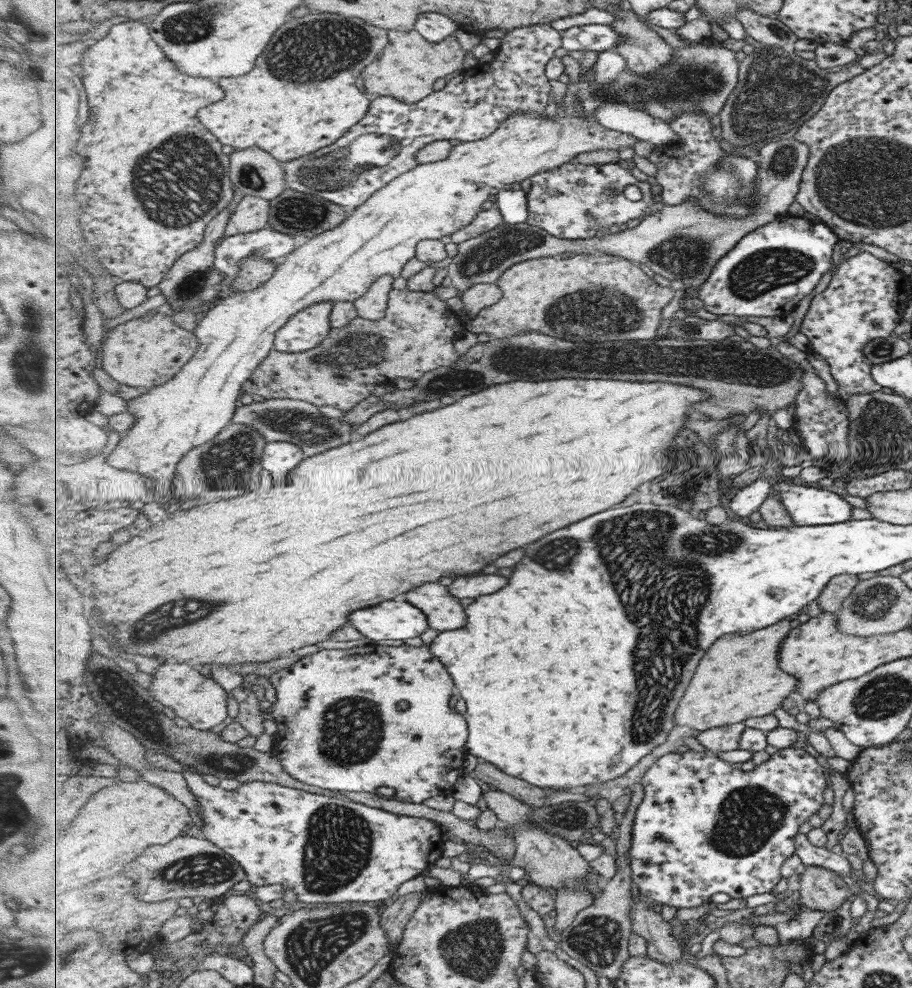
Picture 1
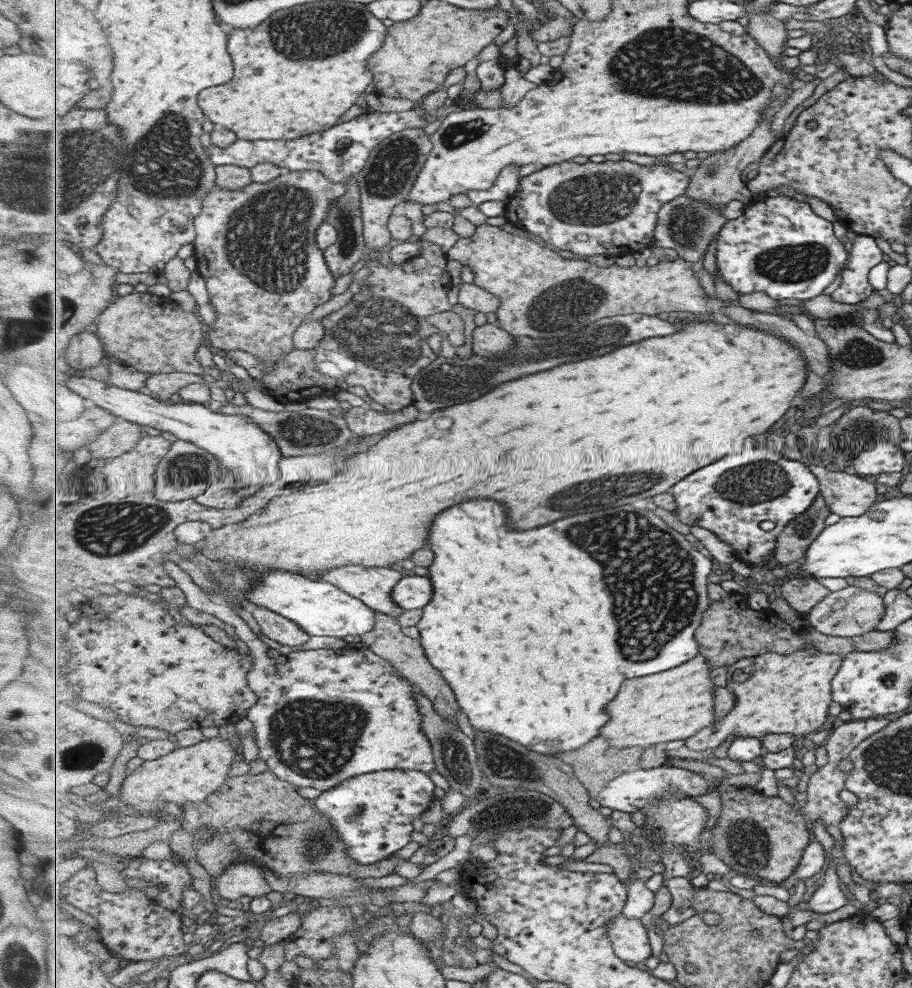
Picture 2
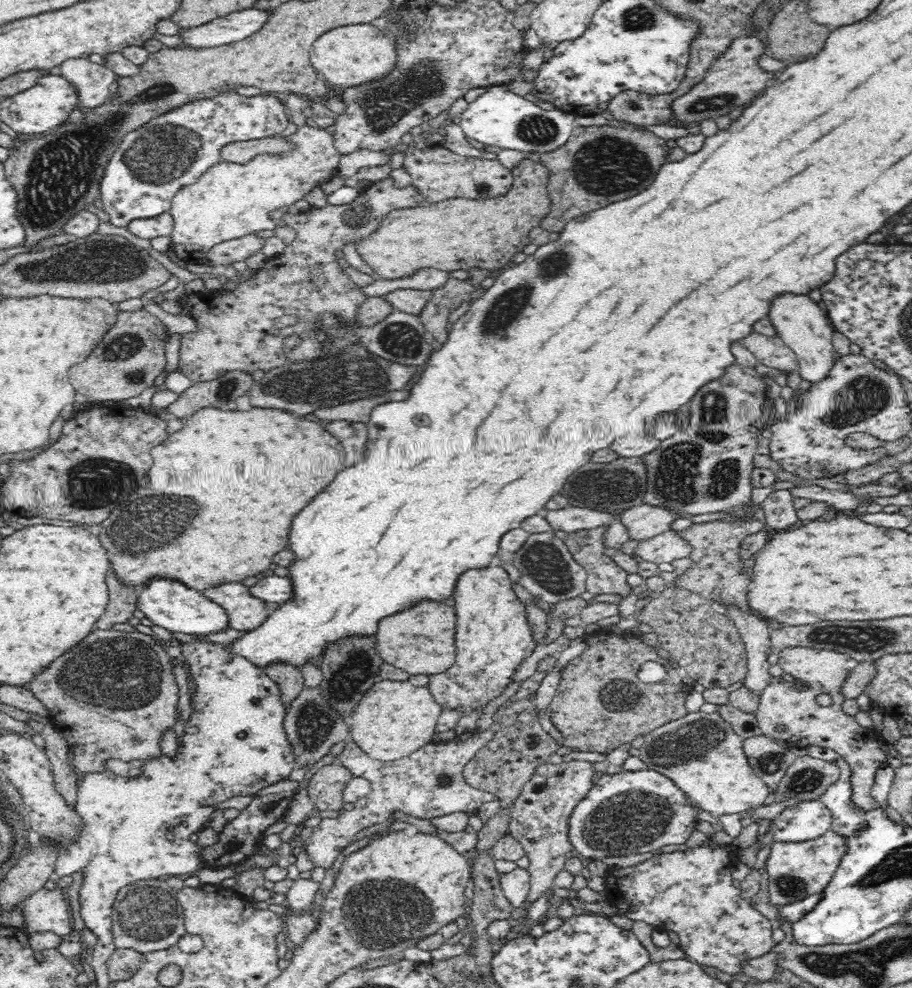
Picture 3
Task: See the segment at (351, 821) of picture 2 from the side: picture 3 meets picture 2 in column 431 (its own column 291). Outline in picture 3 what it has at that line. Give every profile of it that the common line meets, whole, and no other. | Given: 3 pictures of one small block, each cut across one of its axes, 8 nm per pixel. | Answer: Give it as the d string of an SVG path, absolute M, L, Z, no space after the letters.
M282 778L282 780L267 785L254 794L248 808L242 810L235 820L230 821L227 826L224 826L224 829L219 832L218 839L212 845L198 847L195 858L197 858L199 868L235 866L238 862L258 854L264 848L264 830L268 830L268 826L284 820L285 812L290 808L290 804L294 800L299 783Z

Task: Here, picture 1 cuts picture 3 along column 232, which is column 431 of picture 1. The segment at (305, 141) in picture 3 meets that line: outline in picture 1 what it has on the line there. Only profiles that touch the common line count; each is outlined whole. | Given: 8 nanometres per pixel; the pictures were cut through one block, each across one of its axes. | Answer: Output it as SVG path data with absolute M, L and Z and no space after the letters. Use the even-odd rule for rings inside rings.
M710 40L691 41L690 47L674 49L672 63L664 64L664 67L660 68L659 73L653 73L648 77L647 75L638 76L638 74L631 72L631 70L623 71L609 86L606 87L602 87L596 81L596 68L591 67L584 75L579 76L577 83L567 84L568 90L562 98L562 103L558 104L558 115L556 117L547 118L546 115L537 115L533 113L517 113L515 115L509 115L508 119L504 120L503 124L497 128L497 132L492 136L470 143L461 142L451 149L451 154L445 160L417 165L412 171L405 172L404 175L398 176L395 180L392 180L391 183L380 188L380 190L377 191L371 199L367 200L360 207L357 207L354 211L351 211L345 219L345 222L342 222L337 226L337 228L325 231L323 234L309 239L306 243L297 247L297 250L290 252L285 256L285 258L280 260L275 274L265 282L265 284L262 284L257 288L257 290L248 290L247 292L229 295L227 298L213 304L206 316L200 320L197 329L194 331L195 336L197 336L197 340L199 340L199 349L197 349L196 356L193 357L182 371L176 375L175 379L171 379L168 383L162 384L161 386L151 388L151 390L148 390L145 395L141 395L135 399L127 399L127 412L135 416L135 423L131 429L121 435L121 440L117 447L112 451L111 456L107 458L107 463L113 467L119 468L119 470L137 473L143 477L150 478L151 480L153 478L173 478L173 474L175 474L175 466L179 466L180 460L183 459L184 456L192 450L192 448L200 447L202 444L215 439L221 431L225 430L225 428L231 424L232 418L236 415L236 411L240 406L240 397L244 393L244 384L252 378L257 368L259 368L261 364L268 359L269 354L274 350L273 345L276 335L281 331L281 328L285 327L285 323L287 323L293 315L303 311L304 308L311 307L312 304L320 302L354 302L354 300L360 299L361 296L363 296L372 287L372 284L380 278L380 276L391 275L394 276L394 278L399 278L399 276L402 276L405 264L407 264L409 260L416 258L417 247L421 240L437 240L439 238L443 238L443 236L451 236L453 233L460 231L463 227L467 227L468 224L471 223L481 211L483 211L481 210L481 206L483 206L483 202L487 202L487 200L491 198L491 194L498 195L503 189L509 188L509 186L511 184L515 184L515 182L523 182L523 180L527 180L527 178L530 179L532 176L553 170L554 168L559 168L564 164L572 162L572 160L575 161L575 158L577 158L579 154L583 154L583 152L595 152L595 150L605 149L619 150L619 148L625 148L625 146L631 147L633 144L641 142L641 139L638 139L635 136L607 130L605 126L601 126L601 124L599 124L600 122L596 117L597 109L602 107L601 104L603 102L608 102L608 99L614 100L614 102L624 102L633 108L641 108L650 116L660 118L668 123L674 120L676 116L681 116L682 114L686 114L686 112L696 112L696 110L706 112L710 118L717 116L717 114L719 115L720 112L724 110L724 106L728 102L728 98L732 95L732 92L736 90L737 85L739 84L741 57L742 56L739 52L734 52L733 50L729 50L729 48L723 48L722 45L715 46L715 44ZM577 98L581 101L582 112L584 113L582 116L577 114L577 108L575 108Z

